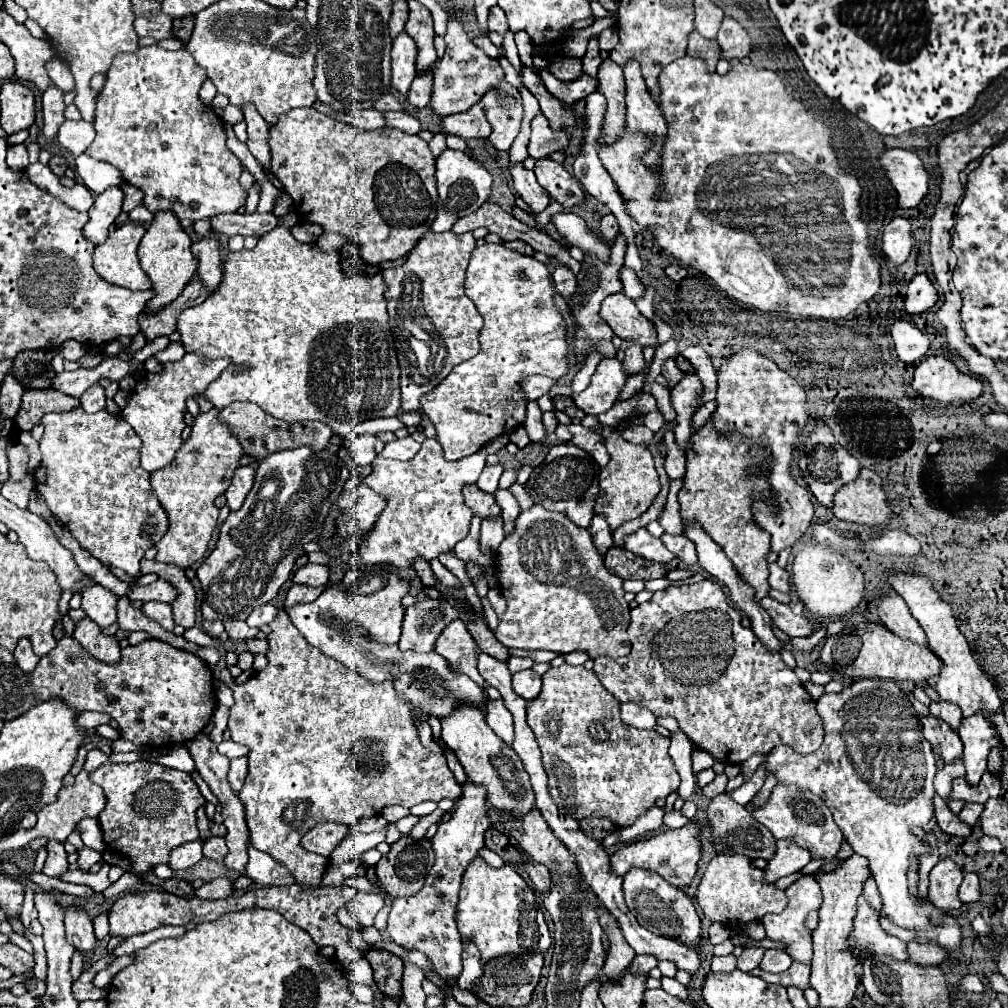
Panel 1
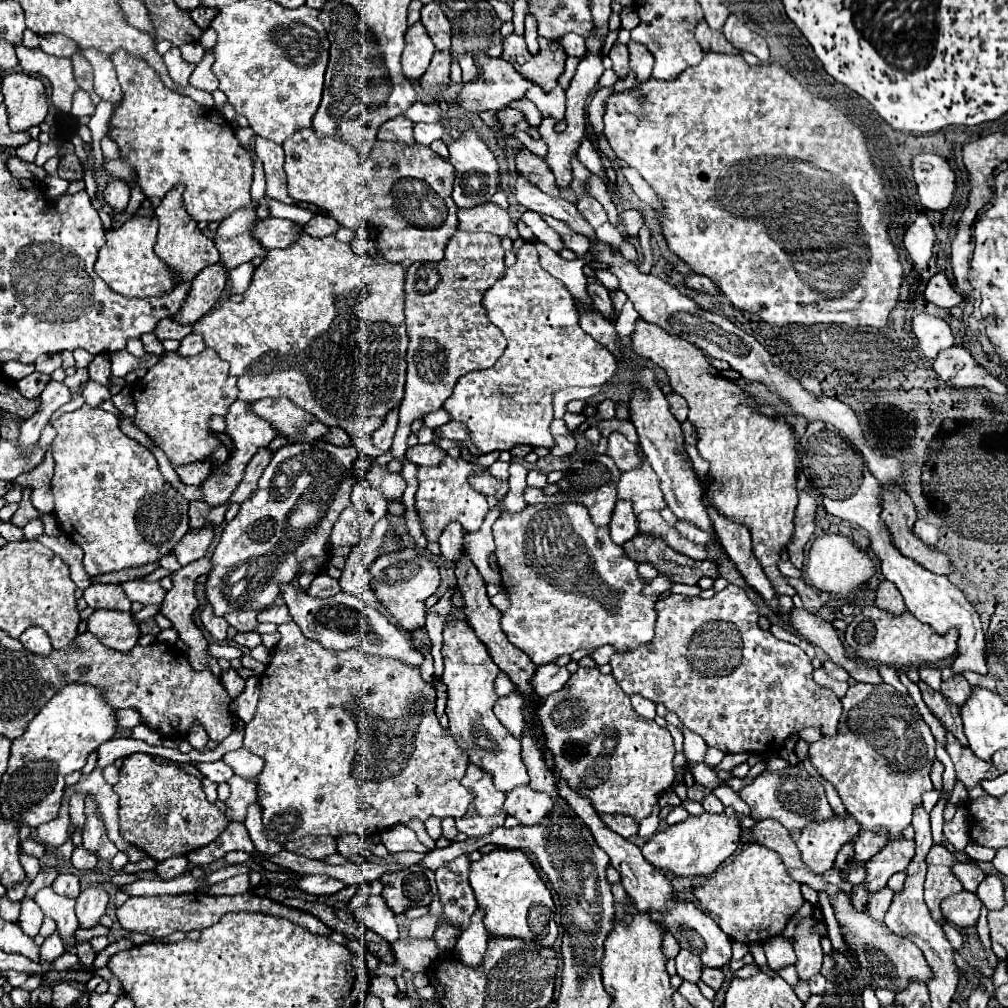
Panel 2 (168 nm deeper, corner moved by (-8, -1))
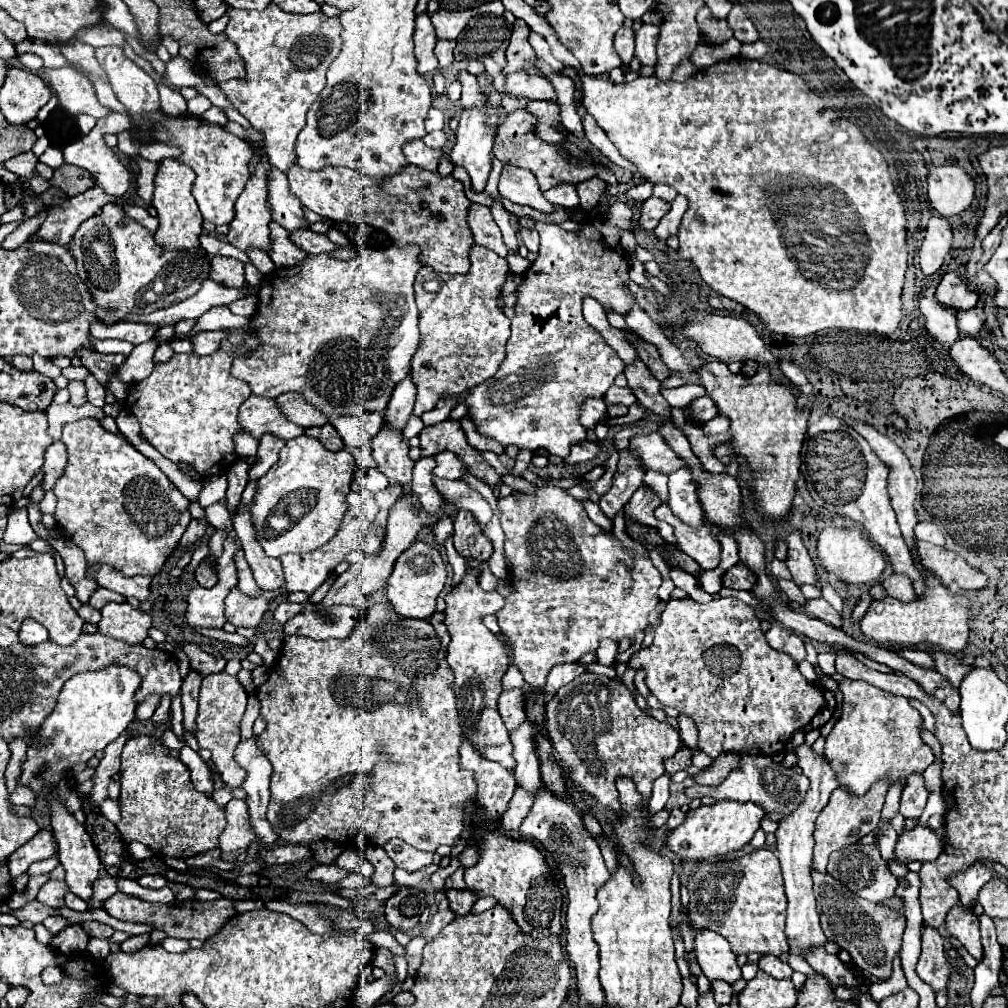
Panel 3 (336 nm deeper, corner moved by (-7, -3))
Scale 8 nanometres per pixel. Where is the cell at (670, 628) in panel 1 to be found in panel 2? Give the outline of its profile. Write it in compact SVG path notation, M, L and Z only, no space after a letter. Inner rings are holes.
M727 585L723 591L715 593L711 599L701 599L701 597L687 597L687 595L665 595L663 599L657 601L655 605L655 611L657 611L657 621L655 621L655 637L651 643L647 645L641 645L639 649L633 649L633 651L627 651L627 653L615 653L609 661L611 669L613 669L613 677L615 681L619 683L619 687L627 693L627 695L641 695L653 703L663 703L671 713L675 713L683 725L701 735L705 739L705 743L709 747L715 747L723 753L771 753L771 751L777 751L783 747L783 741L789 739L793 733L799 733L807 727L815 727L821 731L823 737L833 737L835 731L837 731L837 725L839 725L839 717L841 717L841 701L829 691L829 689L823 689L819 687L817 683L813 683L813 665L809 661L809 657L797 647L797 645L791 645L791 643L785 643L785 641L779 641L771 635L771 631L763 631L759 629L757 625L757 619L759 619L759 613L757 613L757 607L749 601L749 597L745 595L745 591L741 587L735 587L735 585Z

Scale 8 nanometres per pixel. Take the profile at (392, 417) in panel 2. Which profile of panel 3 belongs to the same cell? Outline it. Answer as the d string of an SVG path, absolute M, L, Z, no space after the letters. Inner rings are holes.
M408 373L406 379L402 379L402 383L398 383L398 387L394 387L390 403L384 411L386 425L392 429L404 429L408 417L412 415L414 399L416 399L416 387L414 387L412 375Z

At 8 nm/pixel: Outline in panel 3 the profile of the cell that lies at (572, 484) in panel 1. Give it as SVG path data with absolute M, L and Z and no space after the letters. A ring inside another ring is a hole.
M620 451L620 461L612 481L612 489L600 499L600 509L608 517L614 517L620 509L624 509L634 491L644 483L644 473L646 469L642 467L642 461L638 459L638 455L634 455L634 451Z

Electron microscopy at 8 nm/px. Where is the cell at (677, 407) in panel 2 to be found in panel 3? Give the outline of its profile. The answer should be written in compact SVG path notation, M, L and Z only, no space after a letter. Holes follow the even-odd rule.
M708 396L700 397L690 403L690 416L697 423L706 423L714 417L718 417L718 407L714 407L714 401Z

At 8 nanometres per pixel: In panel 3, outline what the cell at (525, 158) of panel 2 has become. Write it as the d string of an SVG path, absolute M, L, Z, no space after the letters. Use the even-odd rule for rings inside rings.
M516 109L514 113L508 113L508 117L498 125L498 135L496 135L496 143L494 143L494 155L498 161L508 163L508 165L516 165L522 169L530 169L542 191L548 191L550 187L556 187L558 183L570 183L570 185L578 185L586 179L592 179L596 175L596 165L606 167L594 153L586 155L590 157L590 161L586 159L578 159L578 163L572 163L568 159L568 151L556 143L546 143L542 139L538 139L536 131L534 131L536 123L534 123L534 115L530 115L526 109Z

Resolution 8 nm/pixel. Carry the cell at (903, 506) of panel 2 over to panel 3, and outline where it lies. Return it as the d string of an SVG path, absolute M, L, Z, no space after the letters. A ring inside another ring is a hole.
M918 541L916 547L918 547L918 555L922 559L922 565L928 571L932 571L936 577L940 577L940 581L946 583L946 587L952 583L958 583L958 587L964 591L968 591L968 589L978 591L978 589L988 587L988 575L970 567L954 551L948 551L944 547L924 543L924 541Z

